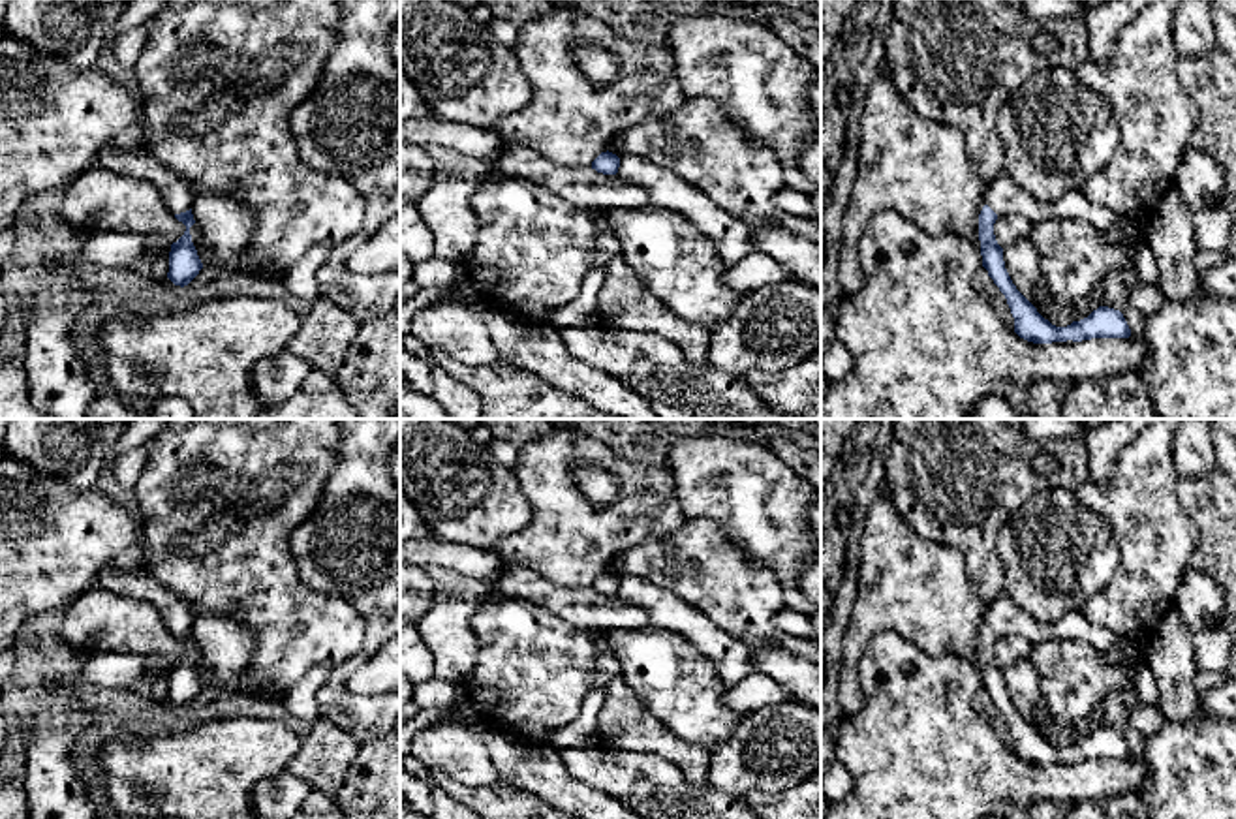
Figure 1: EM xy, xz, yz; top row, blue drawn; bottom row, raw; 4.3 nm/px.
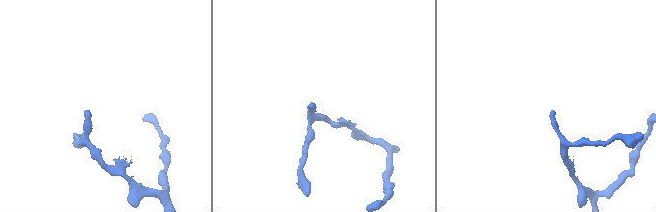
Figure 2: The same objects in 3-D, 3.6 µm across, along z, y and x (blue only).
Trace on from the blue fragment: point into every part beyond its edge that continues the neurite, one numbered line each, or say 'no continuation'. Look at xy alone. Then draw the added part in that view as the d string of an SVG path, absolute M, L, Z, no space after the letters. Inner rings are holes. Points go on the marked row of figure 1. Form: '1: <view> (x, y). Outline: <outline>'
1: xy (177, 196). Outline: M109 148L105 150L105 160L109 160L120 175L152 184L165 209L173 214L190 210L197 199L190 184L163 167L150 152Z

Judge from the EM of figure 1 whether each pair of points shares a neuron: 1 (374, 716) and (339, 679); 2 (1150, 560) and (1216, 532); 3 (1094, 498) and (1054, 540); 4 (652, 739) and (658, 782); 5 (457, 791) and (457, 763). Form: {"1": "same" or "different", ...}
{"1": "same", "2": "different", "3": "different", "4": "different", "5": "different"}

